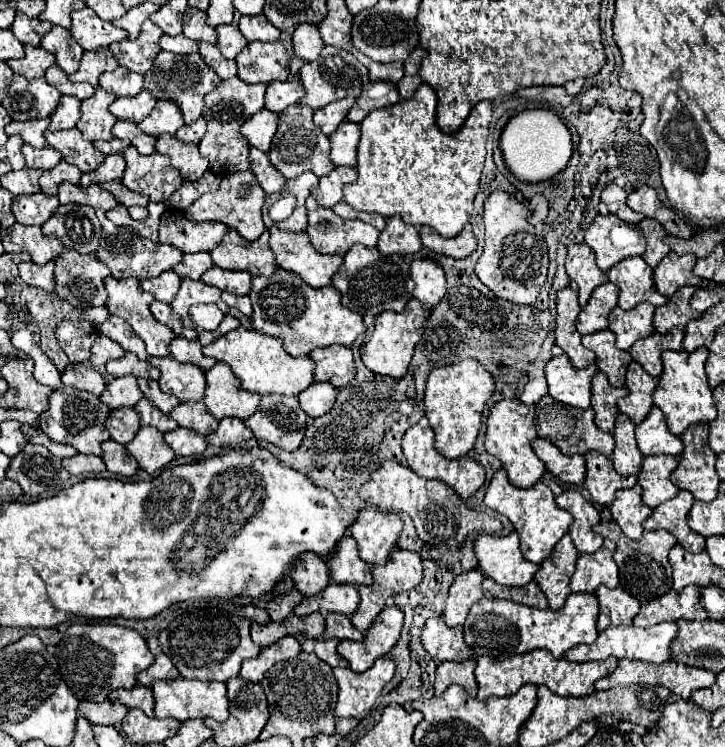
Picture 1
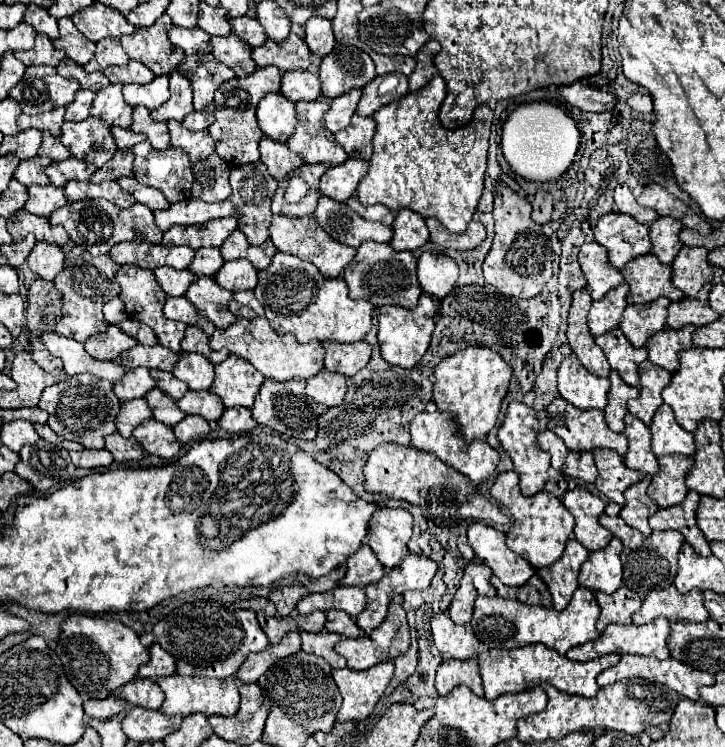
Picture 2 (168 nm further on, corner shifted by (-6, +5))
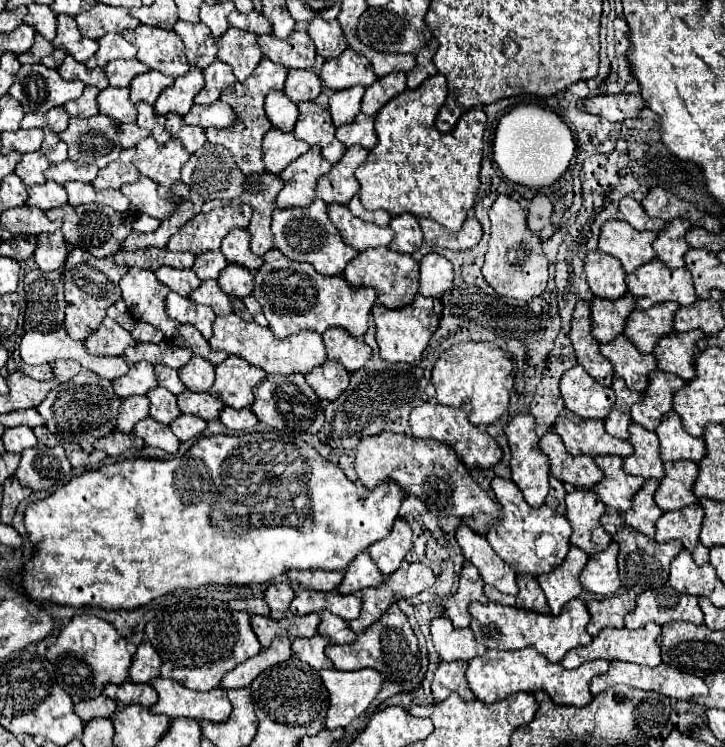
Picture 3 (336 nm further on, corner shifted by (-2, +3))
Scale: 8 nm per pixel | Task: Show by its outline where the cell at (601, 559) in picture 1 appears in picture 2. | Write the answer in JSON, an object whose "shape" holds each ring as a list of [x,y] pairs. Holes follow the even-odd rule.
{"shape":[[[613,538],[607,544],[607,548],[591,552],[587,562],[581,566],[579,584],[595,592],[613,594],[621,586],[621,578],[623,578],[623,568],[619,560],[621,548],[623,548],[621,540]]]}

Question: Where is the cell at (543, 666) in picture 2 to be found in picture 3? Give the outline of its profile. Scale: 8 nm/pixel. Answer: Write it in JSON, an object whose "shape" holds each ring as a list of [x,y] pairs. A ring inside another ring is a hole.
{"shape":[[[533,646],[521,648],[521,650],[509,650],[509,652],[499,652],[499,650],[487,650],[483,656],[477,656],[469,662],[467,668],[467,682],[473,694],[485,702],[493,704],[497,700],[505,700],[507,696],[515,692],[535,692],[535,690],[545,690],[555,704],[565,704],[565,706],[587,706],[593,700],[593,694],[589,690],[589,682],[593,676],[599,676],[609,670],[607,660],[591,660],[579,666],[577,670],[567,670],[561,664],[553,664],[543,654],[539,654]]]}

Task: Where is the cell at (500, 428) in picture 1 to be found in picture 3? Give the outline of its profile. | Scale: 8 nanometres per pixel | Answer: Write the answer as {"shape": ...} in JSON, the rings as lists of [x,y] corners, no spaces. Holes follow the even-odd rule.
{"shape":[[[517,414],[503,428],[503,432],[511,448],[511,472],[513,472],[511,478],[523,492],[527,504],[539,508],[549,492],[549,458],[539,450],[539,436],[535,434],[535,418],[531,418],[531,414]]]}

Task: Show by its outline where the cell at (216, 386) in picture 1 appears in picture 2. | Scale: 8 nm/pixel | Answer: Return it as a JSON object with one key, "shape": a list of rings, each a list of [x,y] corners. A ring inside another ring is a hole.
{"shape":[[[231,354],[225,362],[215,366],[215,382],[211,386],[211,392],[221,398],[225,408],[251,408],[251,404],[255,402],[255,394],[261,388],[261,382],[261,372],[257,372],[247,360]]]}

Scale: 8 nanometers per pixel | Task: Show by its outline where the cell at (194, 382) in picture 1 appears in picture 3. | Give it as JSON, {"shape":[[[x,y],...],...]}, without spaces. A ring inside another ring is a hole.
{"shape":[[[193,356],[191,362],[187,362],[187,366],[179,368],[179,378],[191,392],[209,392],[215,380],[213,368],[215,366],[209,360],[201,356]]]}

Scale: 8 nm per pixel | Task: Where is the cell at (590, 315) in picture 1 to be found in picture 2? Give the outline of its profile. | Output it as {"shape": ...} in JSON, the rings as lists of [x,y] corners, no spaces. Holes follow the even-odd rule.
{"shape":[[[621,284],[619,288],[607,292],[603,300],[593,302],[589,312],[589,330],[593,336],[601,336],[619,326],[621,314],[627,306],[627,294],[629,294],[629,286]]]}

